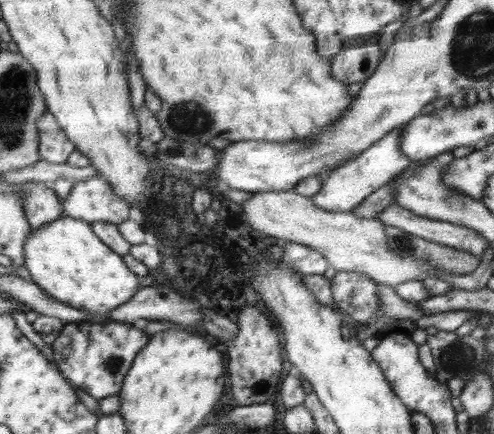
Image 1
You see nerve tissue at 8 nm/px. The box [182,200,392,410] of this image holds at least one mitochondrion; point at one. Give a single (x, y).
(207, 286)

